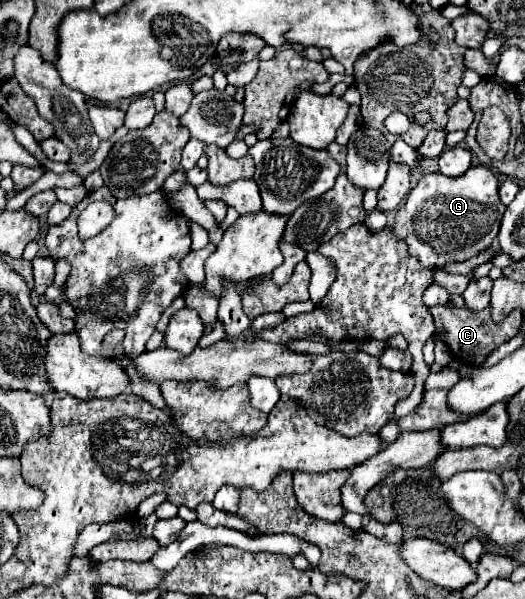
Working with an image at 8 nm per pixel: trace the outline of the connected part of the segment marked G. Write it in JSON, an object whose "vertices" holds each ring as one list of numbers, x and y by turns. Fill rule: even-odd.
{"vertices":[[485,165,471,167,461,177,425,175,399,207,389,227,397,241,407,243,409,255,415,255,423,267,435,269,447,263,467,261,487,251,499,233,505,205,497,197,497,187,497,177]]}

